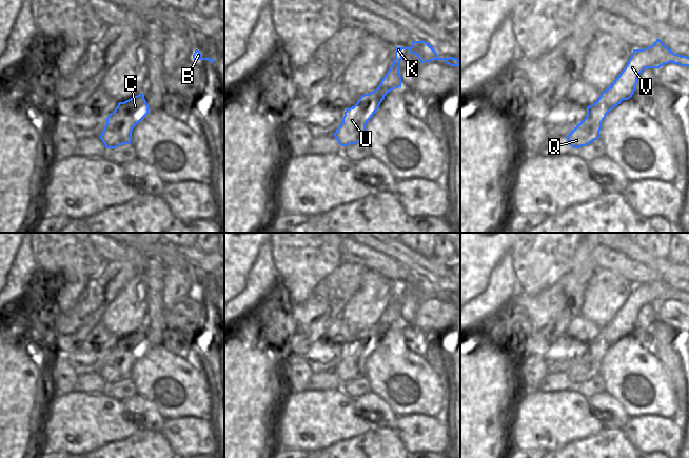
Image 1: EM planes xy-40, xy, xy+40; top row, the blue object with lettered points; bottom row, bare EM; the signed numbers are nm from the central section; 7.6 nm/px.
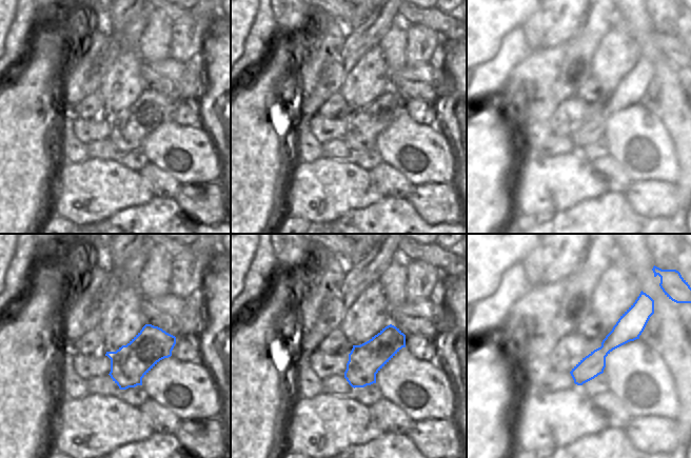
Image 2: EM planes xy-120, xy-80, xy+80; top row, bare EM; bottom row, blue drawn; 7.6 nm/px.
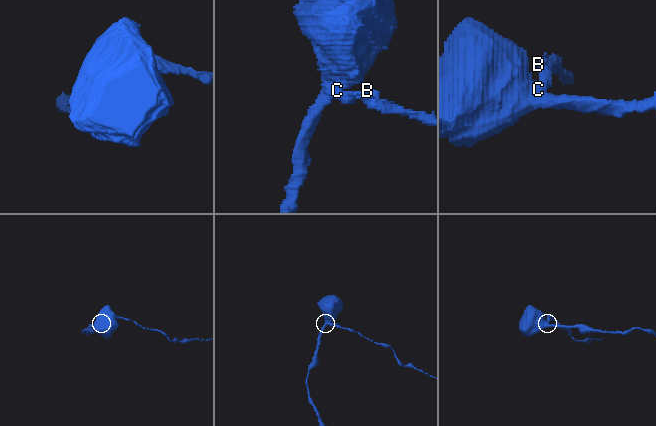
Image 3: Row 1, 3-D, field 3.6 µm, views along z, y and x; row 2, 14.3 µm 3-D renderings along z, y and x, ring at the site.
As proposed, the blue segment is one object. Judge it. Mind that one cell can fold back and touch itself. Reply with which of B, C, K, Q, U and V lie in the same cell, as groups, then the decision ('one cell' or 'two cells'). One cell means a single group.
B K V / C Q U | two cells

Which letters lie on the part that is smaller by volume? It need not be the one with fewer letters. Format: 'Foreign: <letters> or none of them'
Foreign: B, K, V

